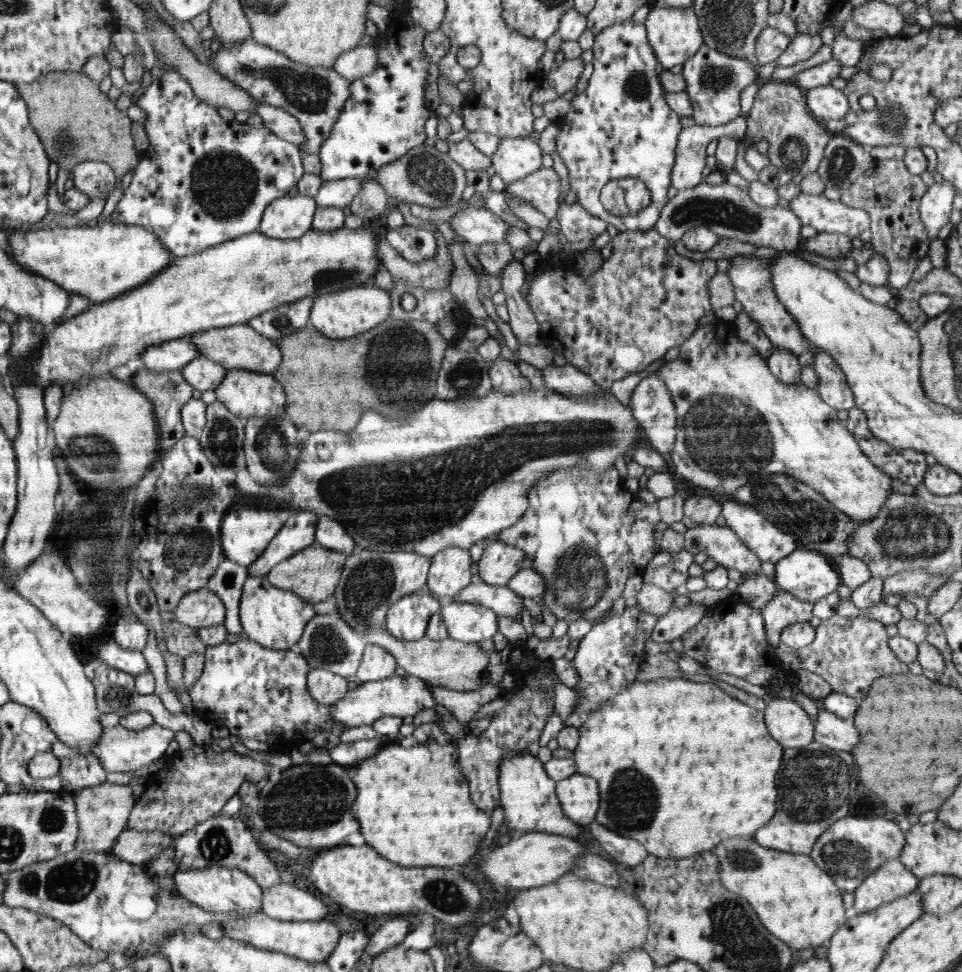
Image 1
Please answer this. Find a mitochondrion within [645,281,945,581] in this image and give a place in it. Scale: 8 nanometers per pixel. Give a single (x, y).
(724, 433)

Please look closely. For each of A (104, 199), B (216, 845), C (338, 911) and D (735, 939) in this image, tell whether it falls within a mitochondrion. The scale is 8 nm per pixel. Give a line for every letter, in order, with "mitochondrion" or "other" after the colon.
A: other
B: mitochondrion
C: other
D: mitochondrion

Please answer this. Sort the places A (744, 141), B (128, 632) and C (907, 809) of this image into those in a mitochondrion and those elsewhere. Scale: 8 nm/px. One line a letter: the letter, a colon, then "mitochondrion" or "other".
A: other
B: other
C: other

